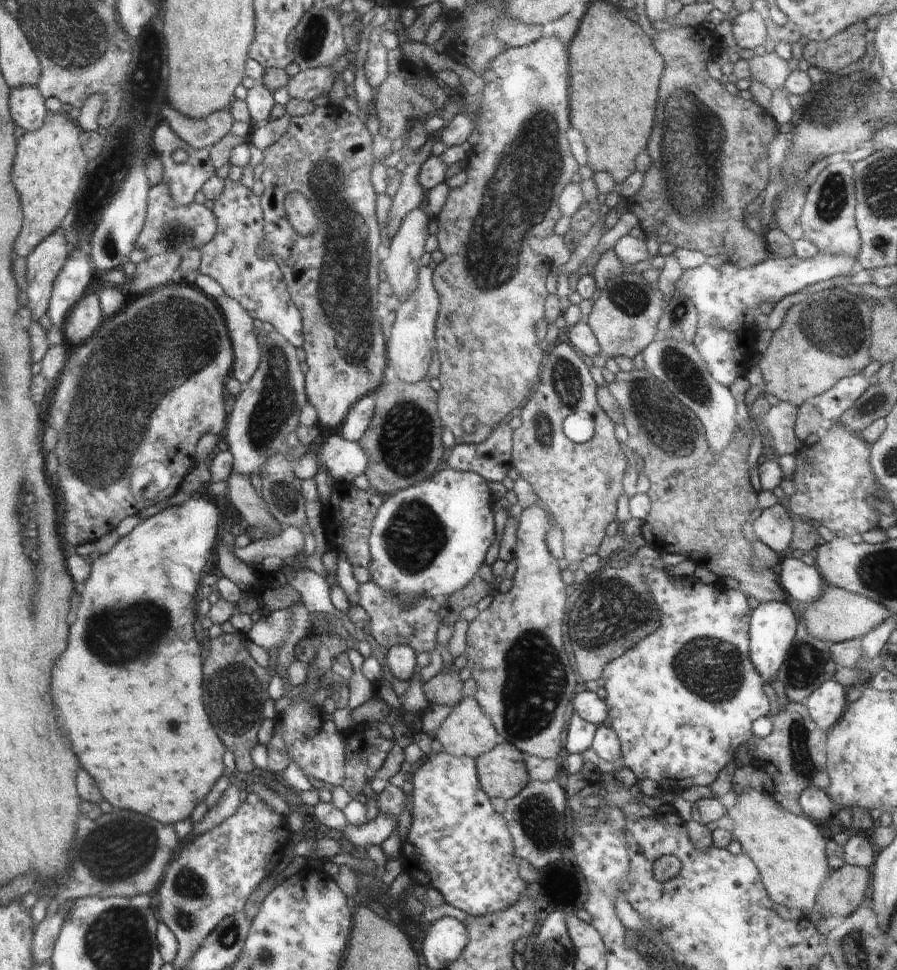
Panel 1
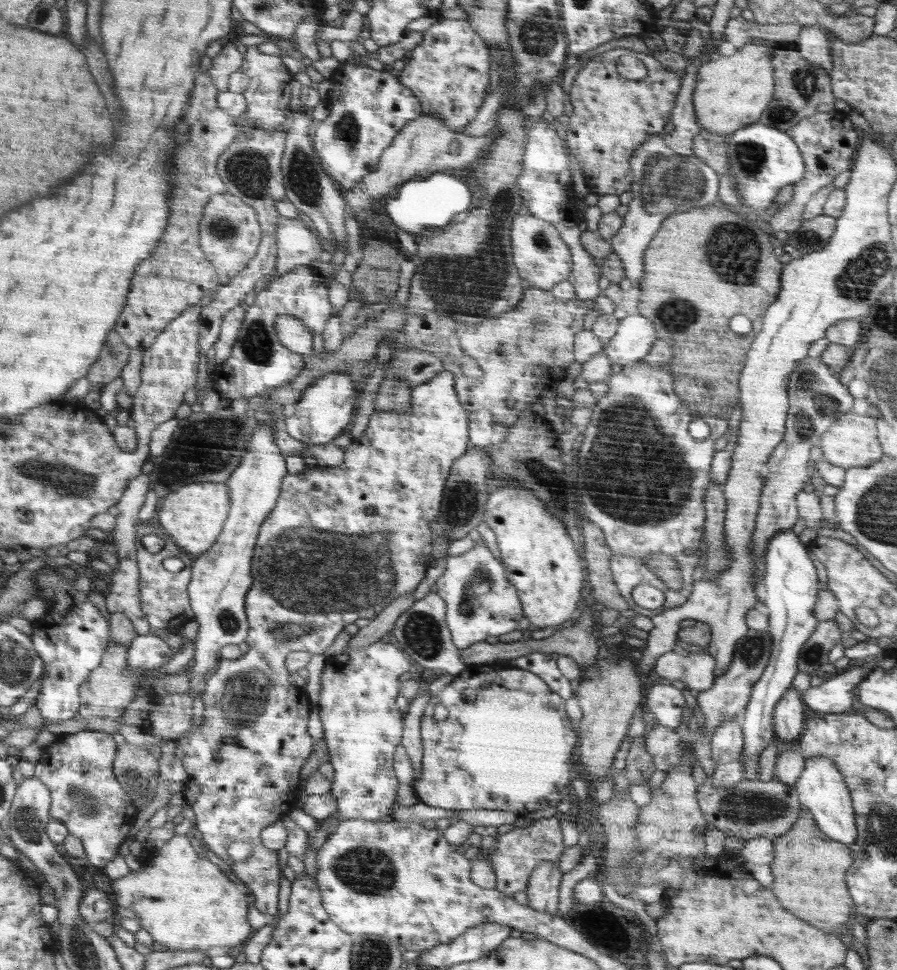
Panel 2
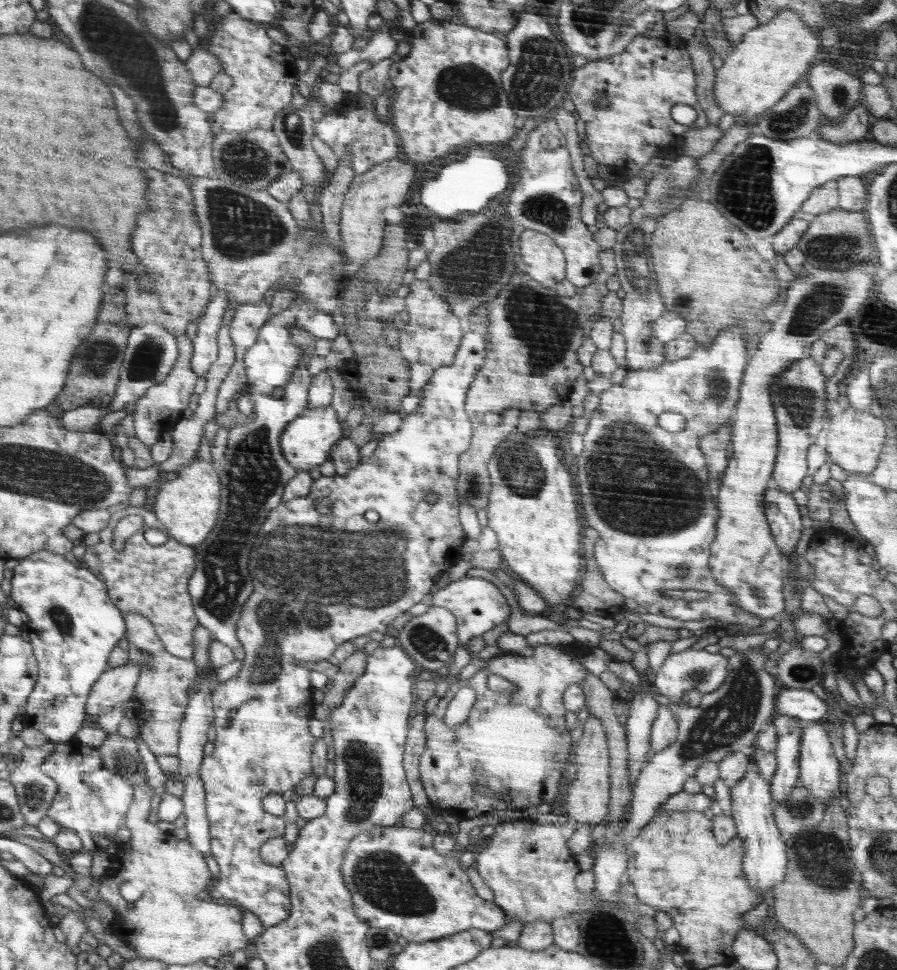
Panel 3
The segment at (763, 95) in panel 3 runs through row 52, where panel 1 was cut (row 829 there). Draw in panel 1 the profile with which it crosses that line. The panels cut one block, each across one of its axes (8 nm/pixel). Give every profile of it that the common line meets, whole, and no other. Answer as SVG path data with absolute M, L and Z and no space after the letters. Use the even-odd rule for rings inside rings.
M744 789L736 794L734 805L726 809L726 814L730 816L734 825L730 831L732 838L740 842L742 852L760 869L761 879L773 901L786 906L799 916L806 916L814 925L820 920L828 920L828 916L821 912L817 903L821 884L829 872L828 852L824 852L824 838L820 836L818 828L812 822L808 822L804 815L791 813L770 793L758 789Z

